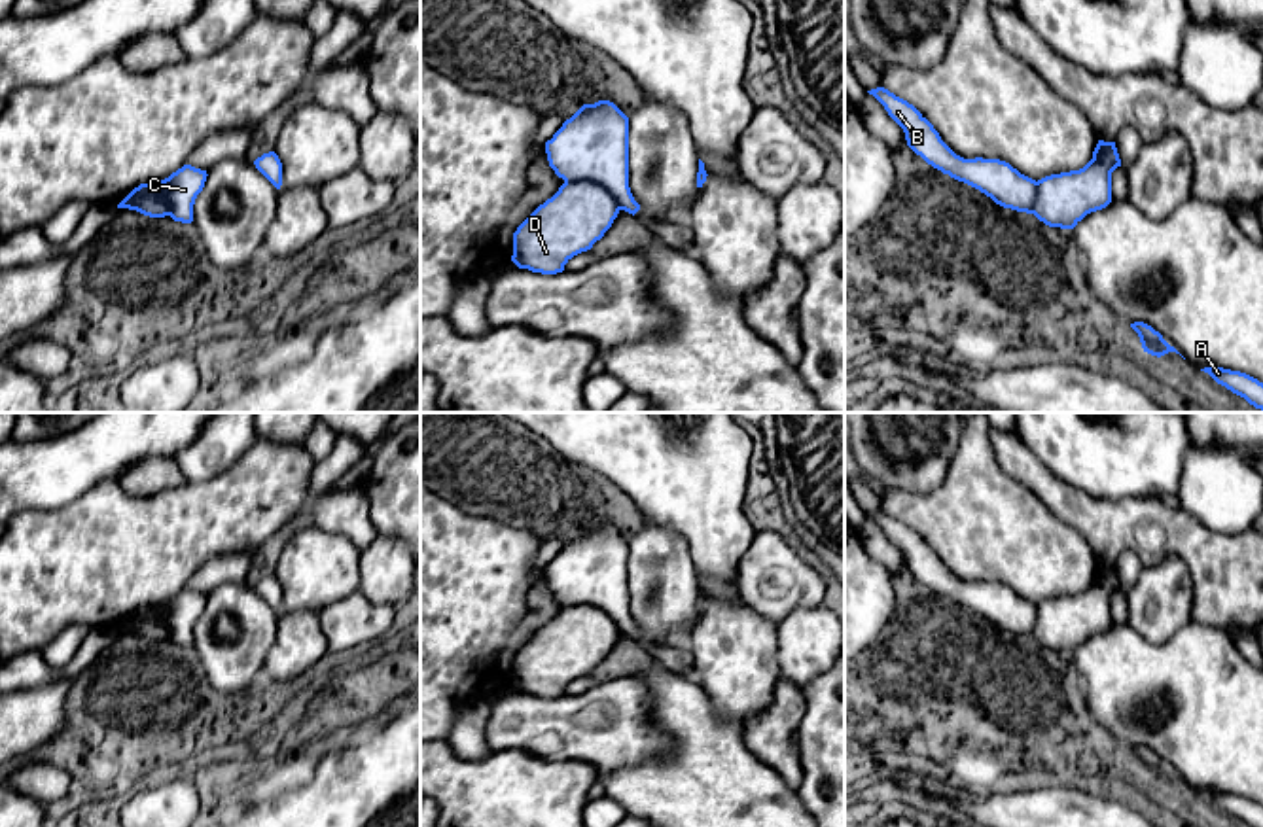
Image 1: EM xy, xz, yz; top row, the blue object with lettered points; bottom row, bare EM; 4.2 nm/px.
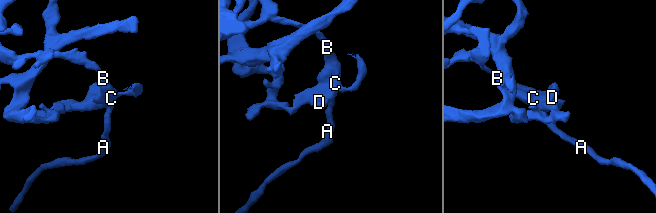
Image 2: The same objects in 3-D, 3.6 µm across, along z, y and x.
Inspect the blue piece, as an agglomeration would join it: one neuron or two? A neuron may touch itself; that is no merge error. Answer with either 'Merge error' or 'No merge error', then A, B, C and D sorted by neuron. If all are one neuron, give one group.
Merge error. Groups: A B C / D

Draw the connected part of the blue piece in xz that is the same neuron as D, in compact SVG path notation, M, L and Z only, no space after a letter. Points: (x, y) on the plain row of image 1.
M589 604L564 606L517 651L511 685L532 696L562 696L574 679L604 660L619 634L602 609Z

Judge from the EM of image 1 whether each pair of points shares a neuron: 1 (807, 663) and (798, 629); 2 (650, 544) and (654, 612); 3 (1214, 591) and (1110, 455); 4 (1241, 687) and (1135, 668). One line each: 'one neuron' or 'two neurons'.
1: one neuron
2: one neuron
3: two neurons
4: one neuron

